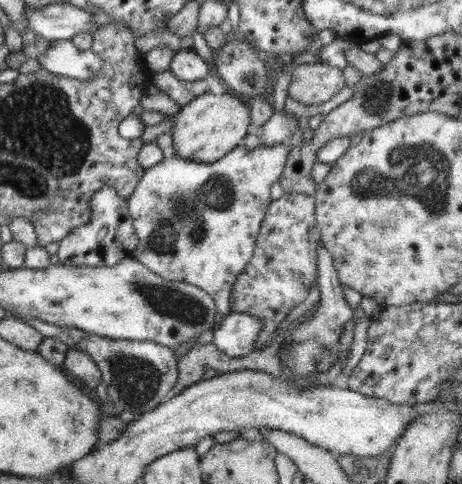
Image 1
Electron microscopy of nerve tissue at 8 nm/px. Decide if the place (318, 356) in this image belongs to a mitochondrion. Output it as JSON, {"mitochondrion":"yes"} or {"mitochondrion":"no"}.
{"mitochondrion":"yes"}

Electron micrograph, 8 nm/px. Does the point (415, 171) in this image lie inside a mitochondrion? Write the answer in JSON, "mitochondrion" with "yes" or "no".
{"mitochondrion":"yes"}

